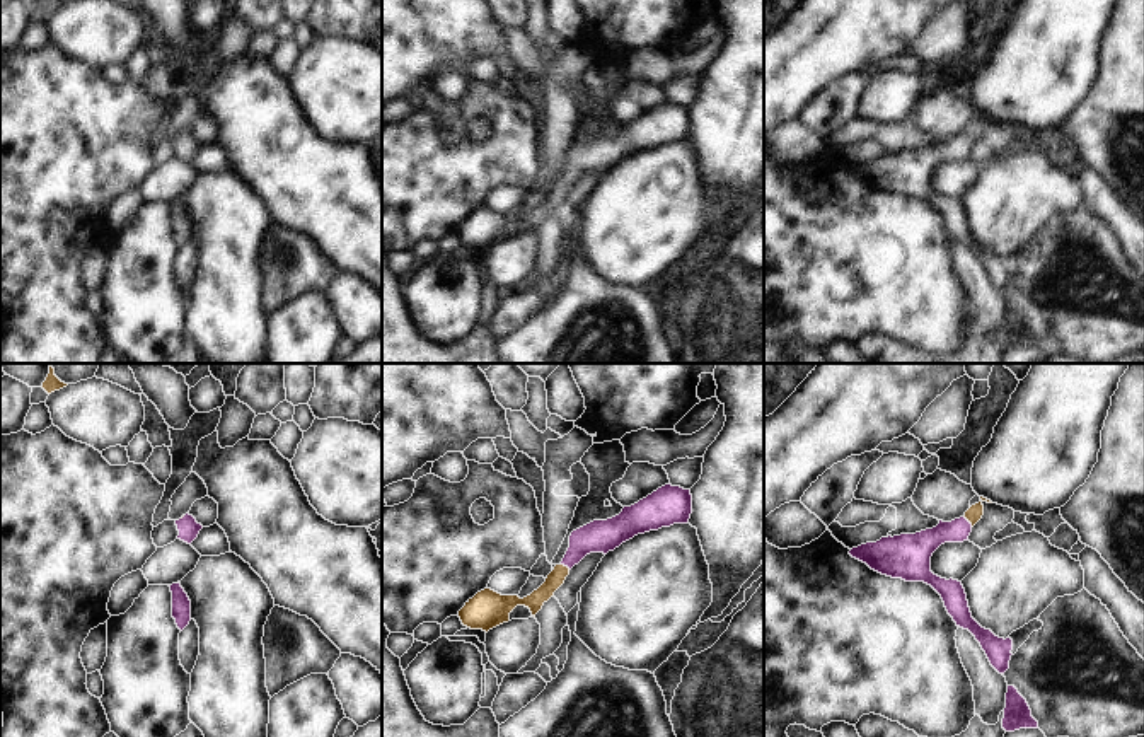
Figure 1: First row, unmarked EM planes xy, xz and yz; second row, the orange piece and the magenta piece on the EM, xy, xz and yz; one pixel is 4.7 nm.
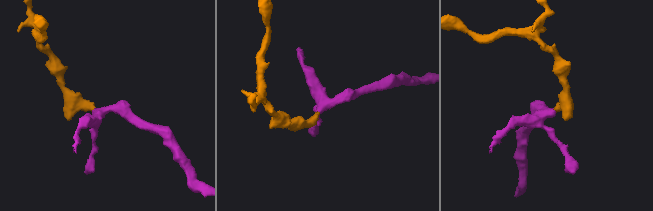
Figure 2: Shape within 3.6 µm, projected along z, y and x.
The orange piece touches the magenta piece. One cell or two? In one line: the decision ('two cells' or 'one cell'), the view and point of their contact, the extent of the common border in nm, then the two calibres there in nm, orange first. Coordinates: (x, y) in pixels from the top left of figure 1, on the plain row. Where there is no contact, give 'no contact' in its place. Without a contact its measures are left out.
one cell; contact yz (967, 137); length 70 nm; calibres 80 and 130 nm

